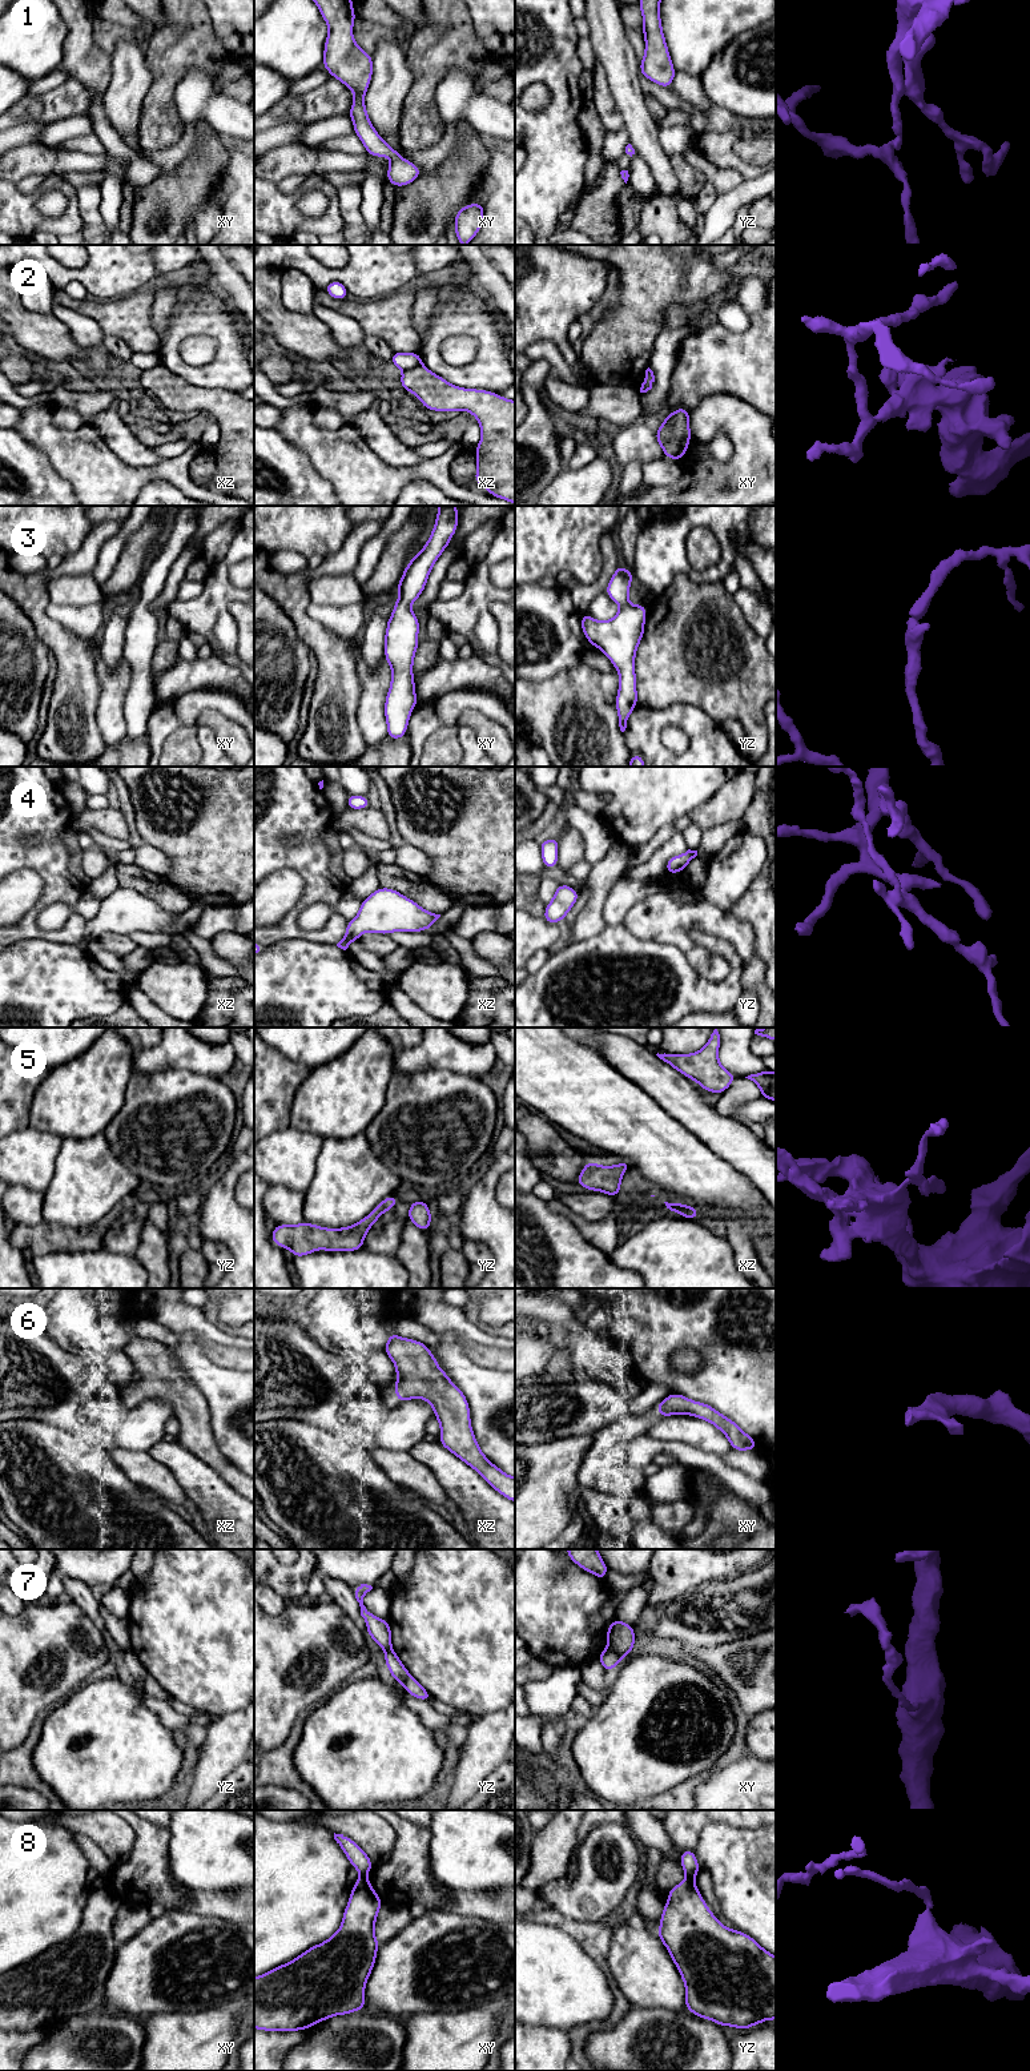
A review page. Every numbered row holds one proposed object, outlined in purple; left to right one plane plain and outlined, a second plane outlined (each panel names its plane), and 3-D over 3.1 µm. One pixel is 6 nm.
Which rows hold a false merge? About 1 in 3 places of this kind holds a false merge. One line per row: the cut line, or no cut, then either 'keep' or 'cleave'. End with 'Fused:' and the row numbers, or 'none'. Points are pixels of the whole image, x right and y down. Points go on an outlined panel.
1: no cut; keep
2: cut in xy along (670, 415), (672, 438), (663, 449); cleave
3: no cut; keep
4: no cut; keep
5: no cut; keep
6: no cut; keep
7: cut in xy along (608, 1647), (622, 1655); cleave
8: cut in yz along (687, 1877), (692, 1880); cleave
Fused: 2, 7, 8

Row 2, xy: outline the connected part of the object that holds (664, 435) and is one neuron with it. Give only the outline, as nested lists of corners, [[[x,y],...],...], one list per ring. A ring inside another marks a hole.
[[[667,415],[664,422],[661,423],[660,429],[655,433],[657,443],[663,447],[665,447],[667,443],[669,443],[673,438],[671,431],[671,418]]]

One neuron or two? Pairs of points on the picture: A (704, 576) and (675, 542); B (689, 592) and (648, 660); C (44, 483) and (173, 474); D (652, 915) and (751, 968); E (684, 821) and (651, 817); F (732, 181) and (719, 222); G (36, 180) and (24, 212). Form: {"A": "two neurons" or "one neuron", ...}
{"A": "one neuron", "B": "one neuron", "C": "two neurons", "D": "two neurons", "E": "two neurons", "F": "two neurons", "G": "two neurons"}

